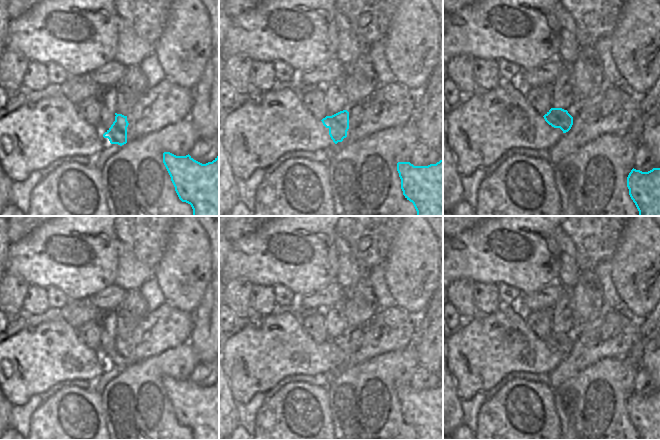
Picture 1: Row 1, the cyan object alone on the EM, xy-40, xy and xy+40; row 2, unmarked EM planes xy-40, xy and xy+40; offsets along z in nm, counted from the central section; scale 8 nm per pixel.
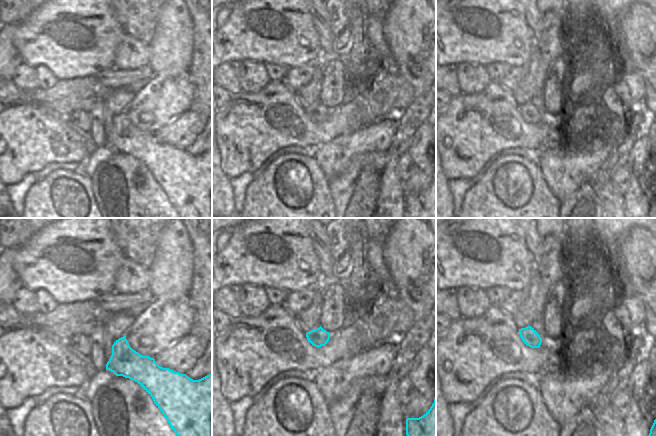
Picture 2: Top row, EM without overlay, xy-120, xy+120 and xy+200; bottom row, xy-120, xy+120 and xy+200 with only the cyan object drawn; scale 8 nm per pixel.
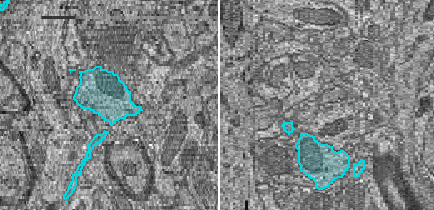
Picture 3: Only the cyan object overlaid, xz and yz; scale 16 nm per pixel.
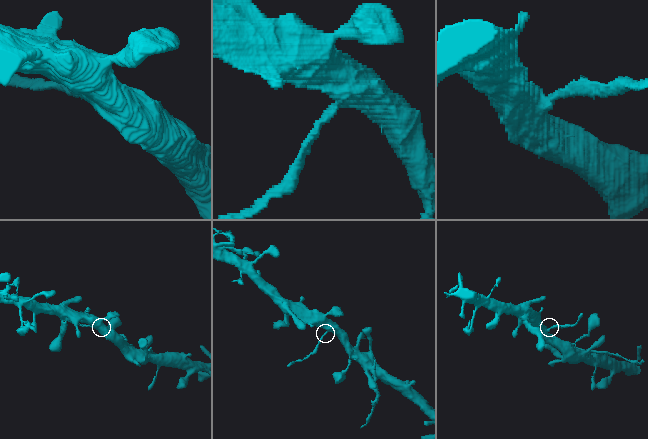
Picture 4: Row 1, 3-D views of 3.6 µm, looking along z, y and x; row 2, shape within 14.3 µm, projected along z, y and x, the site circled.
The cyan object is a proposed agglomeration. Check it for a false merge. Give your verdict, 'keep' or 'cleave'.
cleave

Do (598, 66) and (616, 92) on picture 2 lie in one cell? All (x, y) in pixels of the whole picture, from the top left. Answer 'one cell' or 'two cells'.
two cells

